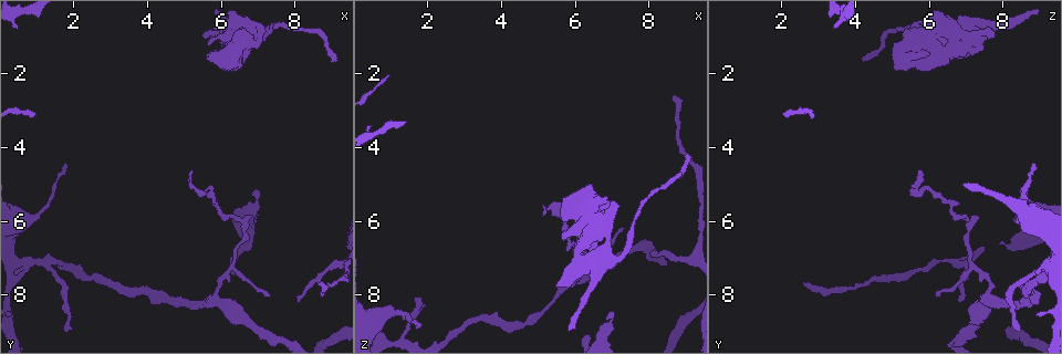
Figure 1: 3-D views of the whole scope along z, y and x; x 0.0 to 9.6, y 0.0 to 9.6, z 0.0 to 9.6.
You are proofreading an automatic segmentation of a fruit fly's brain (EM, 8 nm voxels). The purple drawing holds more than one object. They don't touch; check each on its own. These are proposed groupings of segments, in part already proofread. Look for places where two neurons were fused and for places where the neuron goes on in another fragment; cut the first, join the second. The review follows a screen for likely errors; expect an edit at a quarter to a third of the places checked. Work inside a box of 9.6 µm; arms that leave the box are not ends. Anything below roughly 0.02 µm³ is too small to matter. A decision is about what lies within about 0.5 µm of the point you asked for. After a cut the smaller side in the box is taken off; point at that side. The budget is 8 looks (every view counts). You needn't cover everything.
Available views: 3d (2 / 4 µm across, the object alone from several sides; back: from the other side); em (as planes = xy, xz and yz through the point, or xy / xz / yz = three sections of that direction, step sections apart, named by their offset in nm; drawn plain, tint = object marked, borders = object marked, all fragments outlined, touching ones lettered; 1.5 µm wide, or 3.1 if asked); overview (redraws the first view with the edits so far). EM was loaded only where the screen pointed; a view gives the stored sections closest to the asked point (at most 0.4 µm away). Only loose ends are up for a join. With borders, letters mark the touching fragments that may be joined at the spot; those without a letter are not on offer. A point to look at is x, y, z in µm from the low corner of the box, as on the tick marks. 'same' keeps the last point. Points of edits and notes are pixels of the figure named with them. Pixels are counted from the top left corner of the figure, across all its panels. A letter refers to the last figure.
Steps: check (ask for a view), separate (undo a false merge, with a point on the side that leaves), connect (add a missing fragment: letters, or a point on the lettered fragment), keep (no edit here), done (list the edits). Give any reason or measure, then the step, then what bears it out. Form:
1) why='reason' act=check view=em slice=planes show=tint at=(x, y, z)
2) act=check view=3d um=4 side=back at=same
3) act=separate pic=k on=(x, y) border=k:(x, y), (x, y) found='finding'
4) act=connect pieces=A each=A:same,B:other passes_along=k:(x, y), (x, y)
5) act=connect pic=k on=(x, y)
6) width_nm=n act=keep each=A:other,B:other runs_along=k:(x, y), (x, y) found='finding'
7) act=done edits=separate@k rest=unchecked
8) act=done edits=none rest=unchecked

why='sudden change in width' act=check view=em slice=planes show=borders at=(7.35, 0.80, 6.75)

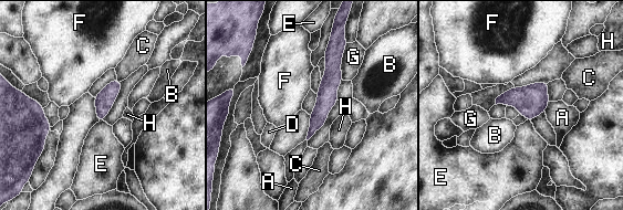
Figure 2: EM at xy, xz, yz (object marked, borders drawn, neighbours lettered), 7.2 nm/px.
width_nm=130 act=keep each=A:other,B:other,C:other,D:other,E:other,F:other,G:other,H:other found='one neuron here'

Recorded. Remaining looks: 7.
why='free end' act=check view=3d um=4 at=(9.05, 1.55, 4.10)

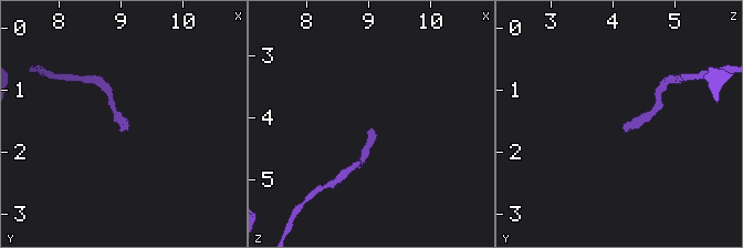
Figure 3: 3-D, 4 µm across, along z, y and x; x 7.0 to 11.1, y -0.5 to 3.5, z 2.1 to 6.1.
why='shape alone is not enough' act=check view=em slice=xy step=4 show=borders at=(9.05, 1.55, 4.15)

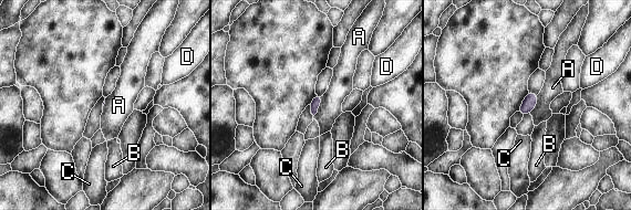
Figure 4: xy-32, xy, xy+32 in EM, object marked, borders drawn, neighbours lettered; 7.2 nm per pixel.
act=keep each=A:other,B:other,C:other,D:other border=4:(323, 95), (318, 112), (313, 116) found='none of them fits'

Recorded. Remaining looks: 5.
why='an open end' act=check view=em slice=planes show=plain at=(7.05, 5.25, 8.50)

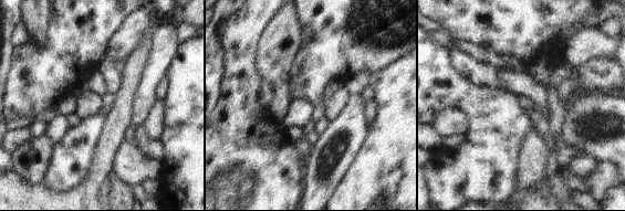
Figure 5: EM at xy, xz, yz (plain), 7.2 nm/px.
why='see the neighbours' act=check view=em slice=planes show=borders at=same

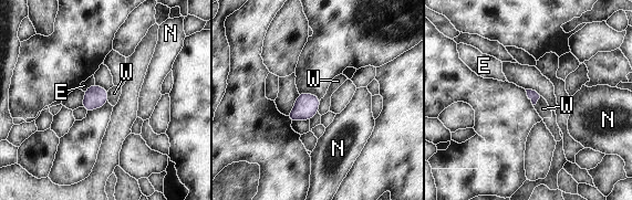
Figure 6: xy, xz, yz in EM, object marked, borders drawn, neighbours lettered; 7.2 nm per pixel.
act=keep each=E:other,N:other,W:other border=6:(321, 100), (318, 112) found='none of them fits'

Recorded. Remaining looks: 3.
act=done edits=none rest=unchecked

